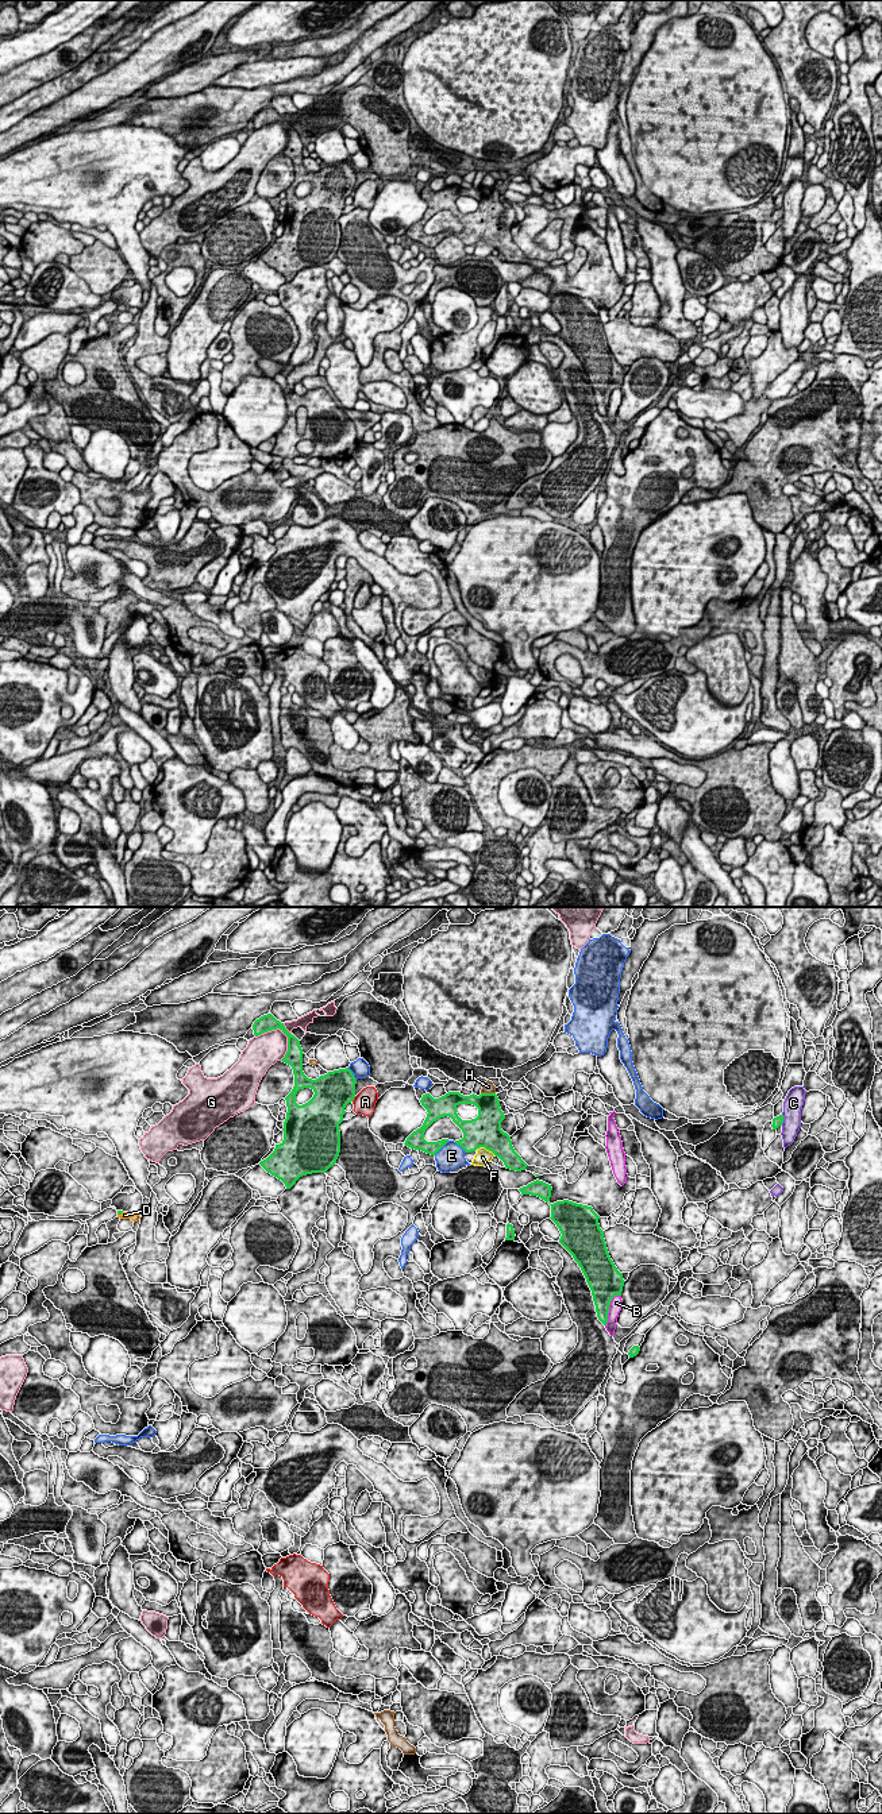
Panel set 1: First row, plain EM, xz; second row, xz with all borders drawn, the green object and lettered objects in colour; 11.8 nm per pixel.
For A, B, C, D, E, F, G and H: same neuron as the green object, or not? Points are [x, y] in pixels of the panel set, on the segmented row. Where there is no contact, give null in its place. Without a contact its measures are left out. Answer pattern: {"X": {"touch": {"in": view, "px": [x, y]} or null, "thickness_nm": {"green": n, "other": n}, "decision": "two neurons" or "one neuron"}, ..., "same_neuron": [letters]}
{"A": {"touch": {"in": "xz", "px": [353, 1099]}, "thickness_nm": {"green": 460, "other": 260}, "decision": "two neurons"}, "B": {"touch": {"in": "xz", "px": [608, 1308]}, "thickness_nm": {"green": 320, "other": 140}, "decision": "two neurons"}, "C": {"touch": {"in": "xz", "px": [784, 1118]}, "thickness_nm": {"green": 120, "other": 240}, "decision": "two neurons"}, "D": {"touch": {"in": "xz", "px": [119, 1214]}, "thickness_nm": {"green": 60, "other": 100}, "decision": "one neuron"}, "E": {"touch": {"in": "xz", "px": [440, 1147]}, "thickness_nm": {"green": 160, "other": 300}, "decision": "two neurons"}, "F": {"touch": {"in": "xz", "px": [485, 1147]}, "thickness_nm": {"green": 380, "other": 180}, "decision": "two neurons"}, "G": {"touch": {"in": "xz", "px": [282, 1031]}, "thickness_nm": {"green": 200, "other": 380}, "decision": "two neurons"}, "H": {"touch": {"in": "xz", "px": [488, 1093]}, "thickness_nm": {"green": 280, "other": 130}, "decision": "two neurons"}, "same_neuron": ["D"]}

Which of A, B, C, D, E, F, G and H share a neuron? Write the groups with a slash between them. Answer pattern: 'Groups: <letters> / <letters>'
Groups: A / B / C / D / E / F / G / H

